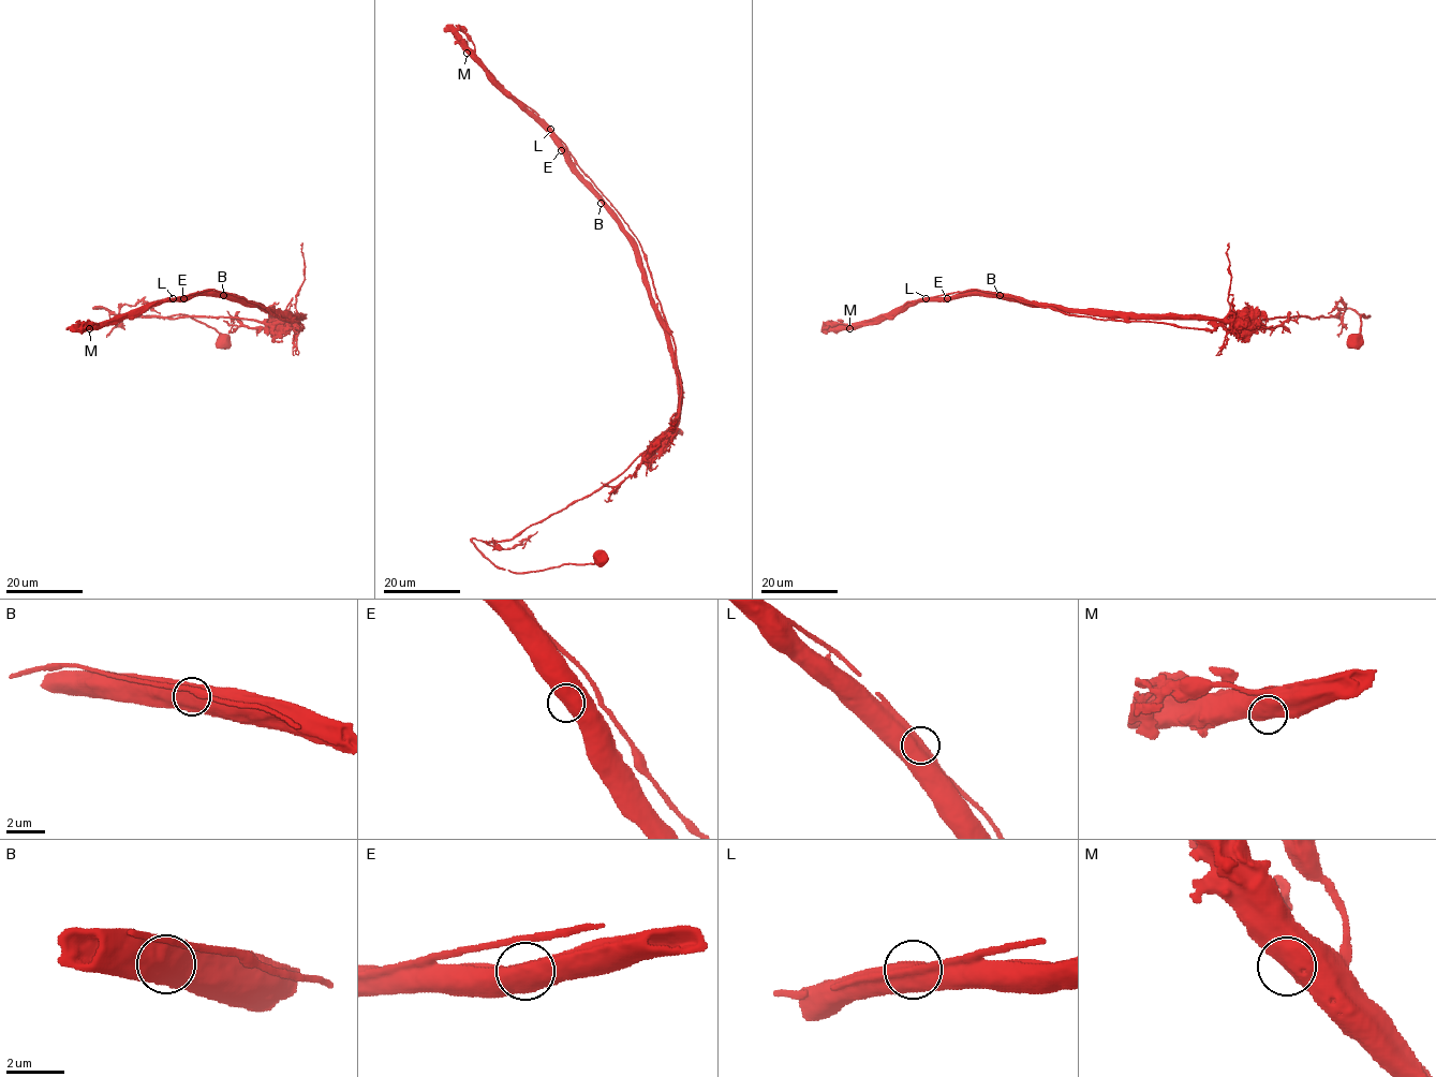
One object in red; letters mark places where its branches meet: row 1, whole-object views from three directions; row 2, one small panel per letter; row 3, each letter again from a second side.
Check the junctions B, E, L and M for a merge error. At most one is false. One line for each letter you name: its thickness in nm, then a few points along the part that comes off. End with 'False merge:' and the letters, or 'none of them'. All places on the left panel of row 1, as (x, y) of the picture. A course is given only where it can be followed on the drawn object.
L: 800 nm | (174, 298), (216, 290), (304, 327), (286, 316), (118, 318), (94, 308), (192, 316), (228, 347)
False merge: L

